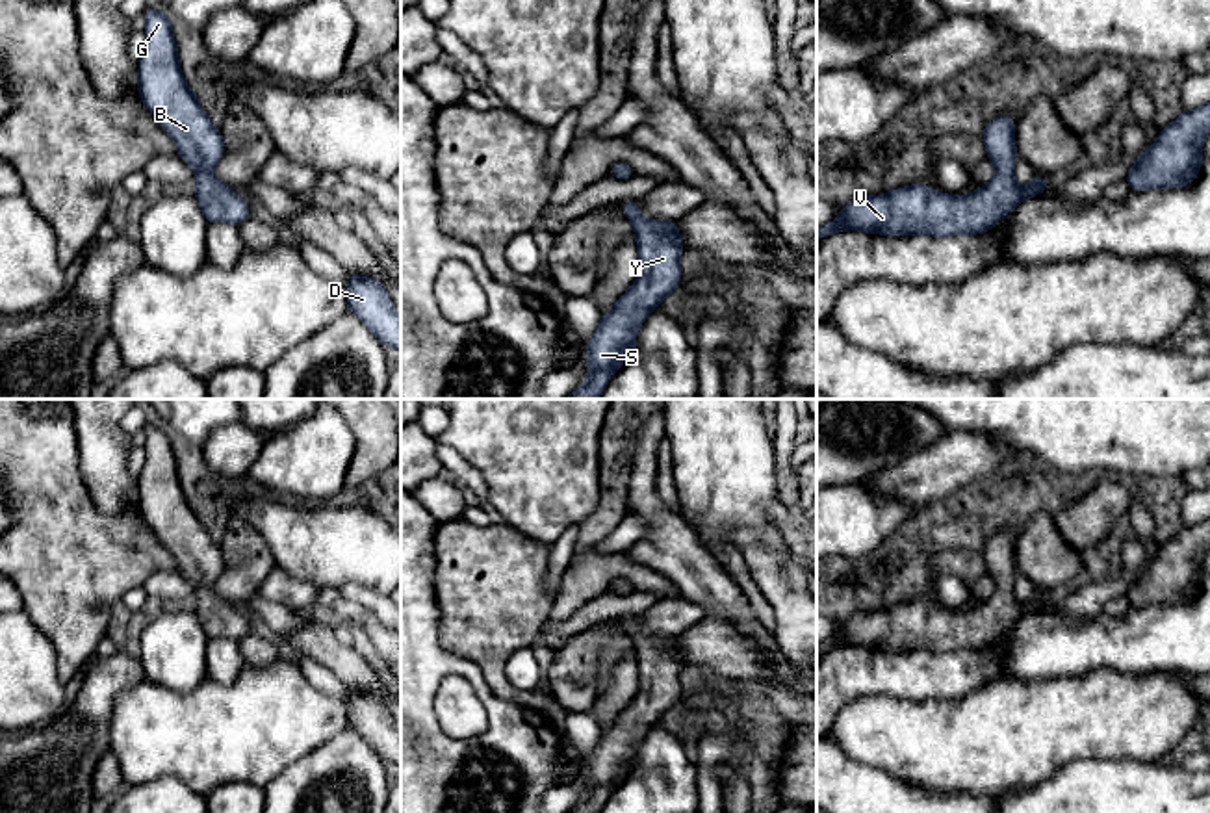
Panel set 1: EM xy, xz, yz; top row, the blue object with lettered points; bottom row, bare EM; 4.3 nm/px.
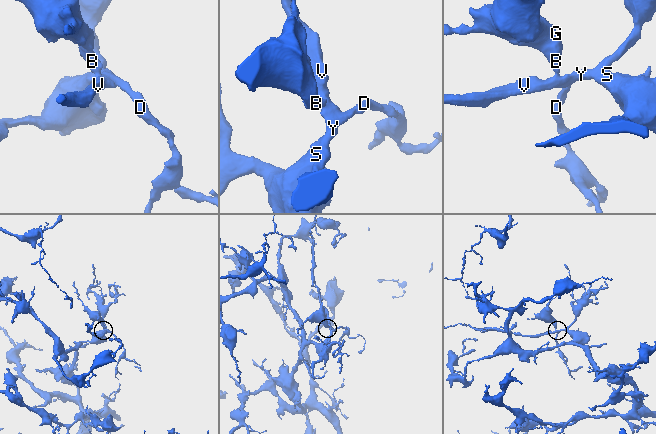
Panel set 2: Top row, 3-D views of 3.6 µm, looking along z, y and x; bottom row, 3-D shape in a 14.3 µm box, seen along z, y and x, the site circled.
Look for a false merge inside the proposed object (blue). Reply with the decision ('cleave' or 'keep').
keep

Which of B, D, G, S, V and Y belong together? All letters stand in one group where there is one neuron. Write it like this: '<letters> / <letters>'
B D G S V Y

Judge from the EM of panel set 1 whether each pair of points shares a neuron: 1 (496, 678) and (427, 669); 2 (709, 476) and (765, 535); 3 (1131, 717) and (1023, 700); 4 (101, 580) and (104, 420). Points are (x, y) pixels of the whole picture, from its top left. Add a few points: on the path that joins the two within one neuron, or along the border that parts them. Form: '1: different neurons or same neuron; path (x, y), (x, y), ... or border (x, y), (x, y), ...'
1: different neurons; border (450, 650), (468, 658), (494, 693), (518, 704)
2: same neuron; path (724, 490), (754, 520)
3: same neuron; path (1105, 717), (1049, 717)
4: different neurons; border (82, 472), (91, 500), (102, 511), (136, 507)

